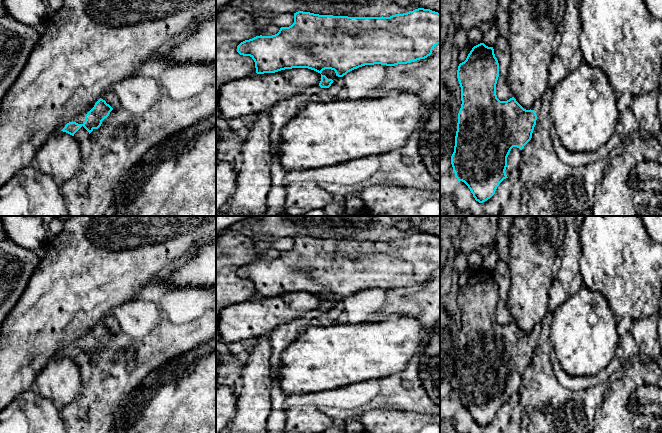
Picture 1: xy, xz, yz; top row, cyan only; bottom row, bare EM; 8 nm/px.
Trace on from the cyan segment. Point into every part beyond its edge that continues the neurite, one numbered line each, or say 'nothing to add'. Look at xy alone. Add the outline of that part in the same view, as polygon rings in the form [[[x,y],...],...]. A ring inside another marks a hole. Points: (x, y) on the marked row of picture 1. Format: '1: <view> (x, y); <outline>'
1: xy (80, 118); [[[95,104],[91,105],[86,111],[76,115],[72,122],[76,122],[78,124],[83,124],[85,121],[85,115],[94,107]]]

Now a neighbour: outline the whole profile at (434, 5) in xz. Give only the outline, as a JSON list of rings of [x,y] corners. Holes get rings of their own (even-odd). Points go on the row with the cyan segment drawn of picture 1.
[[[420,0],[418,8],[430,9],[440,13],[440,0]]]

